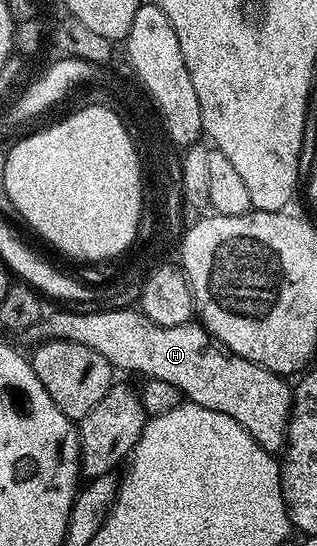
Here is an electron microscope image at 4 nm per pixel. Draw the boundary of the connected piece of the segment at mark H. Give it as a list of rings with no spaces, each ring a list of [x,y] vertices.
[[[105,307],[105,312],[56,312],[45,319],[42,324],[44,336],[53,340],[70,340],[82,342],[90,346],[90,350],[98,350],[102,358],[112,364],[113,369],[124,372],[141,372],[141,377],[162,379],[170,382],[182,393],[185,401],[202,406],[206,410],[218,410],[234,422],[238,422],[268,452],[279,453],[285,447],[288,438],[288,419],[292,413],[293,389],[289,381],[278,372],[271,372],[261,364],[250,362],[241,356],[233,356],[227,348],[221,346],[216,337],[199,322],[189,322],[182,326],[158,326],[158,322],[150,322],[144,313],[135,307],[126,308]]]

